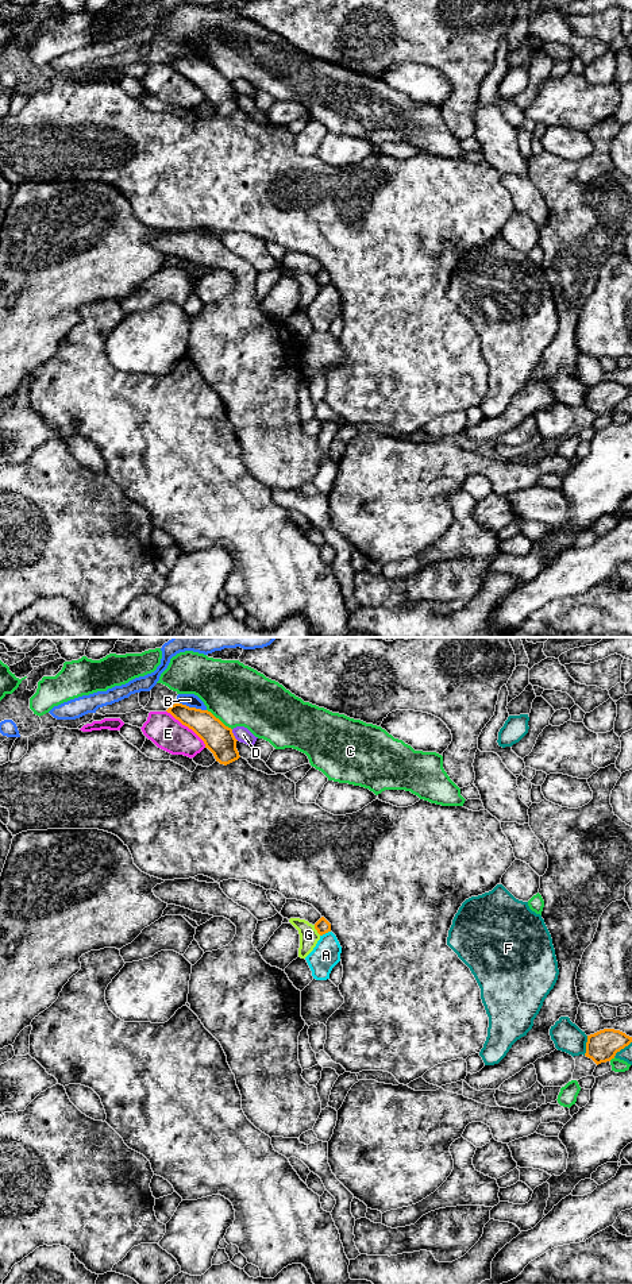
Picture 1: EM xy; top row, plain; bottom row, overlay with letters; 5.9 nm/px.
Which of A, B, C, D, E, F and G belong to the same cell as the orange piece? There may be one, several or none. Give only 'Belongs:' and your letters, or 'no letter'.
Belongs: no letter

